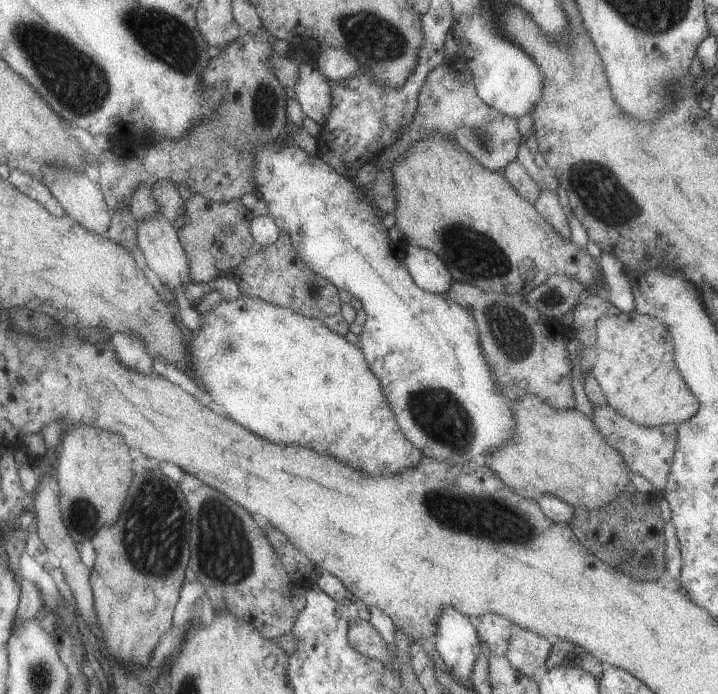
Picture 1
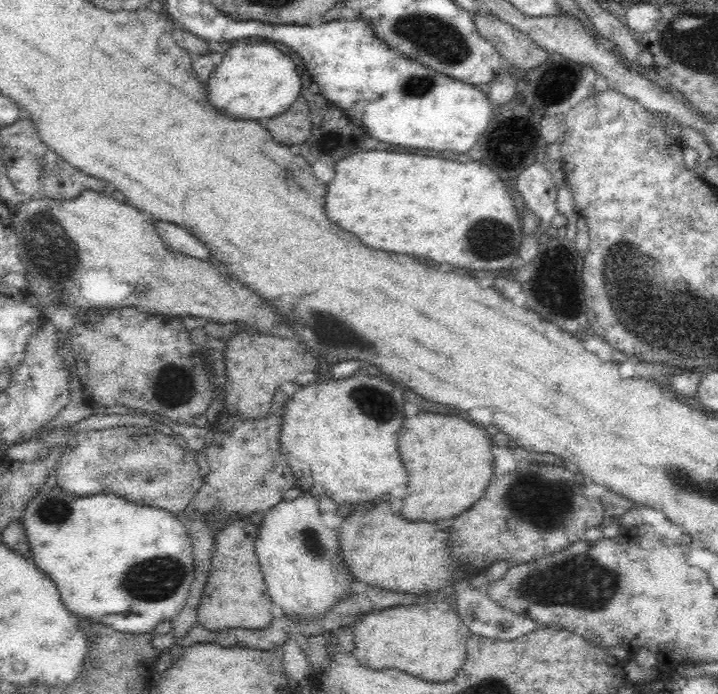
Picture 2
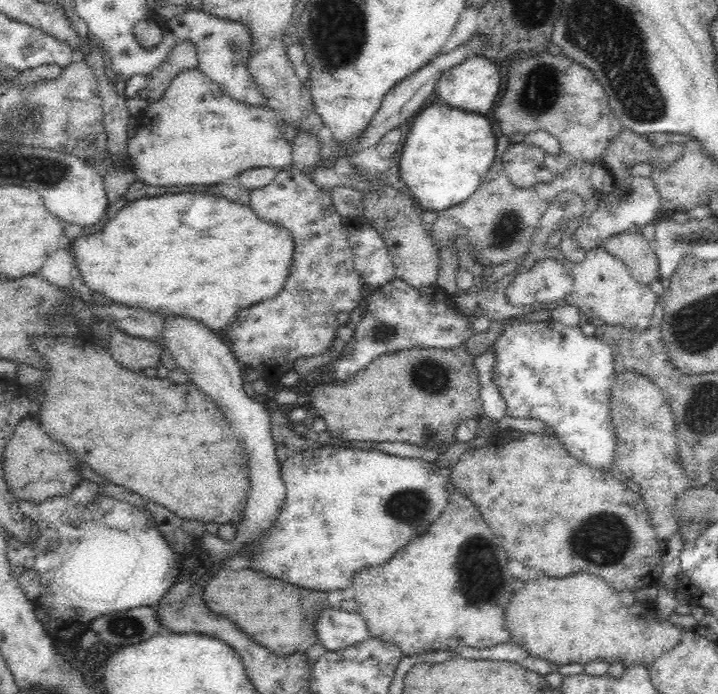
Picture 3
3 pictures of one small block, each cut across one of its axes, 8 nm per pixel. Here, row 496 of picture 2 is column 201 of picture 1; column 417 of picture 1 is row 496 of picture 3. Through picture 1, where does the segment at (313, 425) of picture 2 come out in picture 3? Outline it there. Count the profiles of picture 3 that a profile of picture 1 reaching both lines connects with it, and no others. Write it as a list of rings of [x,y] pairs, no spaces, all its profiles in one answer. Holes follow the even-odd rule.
[[[448,484],[448,490],[450,501],[446,510],[424,536],[412,538],[410,544],[400,550],[402,554],[398,552],[386,564],[358,570],[350,584],[355,592],[357,612],[367,621],[371,636],[394,644],[402,656],[433,650],[452,651],[458,646],[487,650],[513,643],[506,612],[510,598],[516,592],[516,578],[510,574],[508,556],[470,499],[458,494],[451,484]]]

